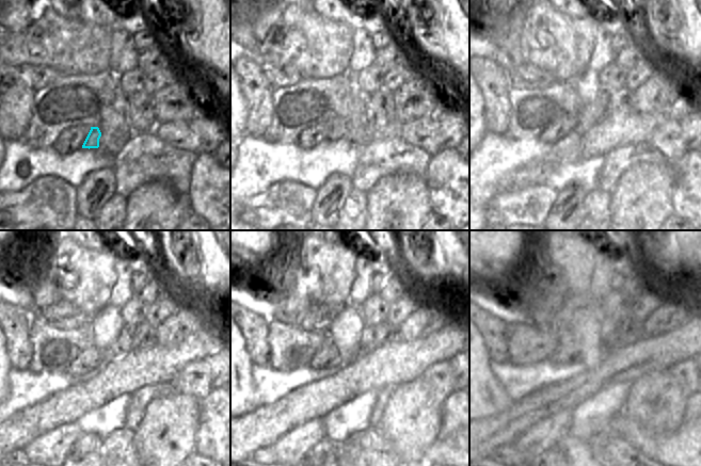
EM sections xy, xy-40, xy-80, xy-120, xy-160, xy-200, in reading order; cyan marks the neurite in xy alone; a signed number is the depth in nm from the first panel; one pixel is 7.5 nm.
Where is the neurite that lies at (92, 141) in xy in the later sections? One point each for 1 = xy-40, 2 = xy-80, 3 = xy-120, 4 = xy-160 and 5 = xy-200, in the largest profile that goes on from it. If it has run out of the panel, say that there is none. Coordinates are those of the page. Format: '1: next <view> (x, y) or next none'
1: next xy-40 (337, 129)
2: next xy-80 (590, 114)
3: next xy-120 (124, 343)
4: next xy-160 (368, 336)
5: next xy-200 (609, 337)

